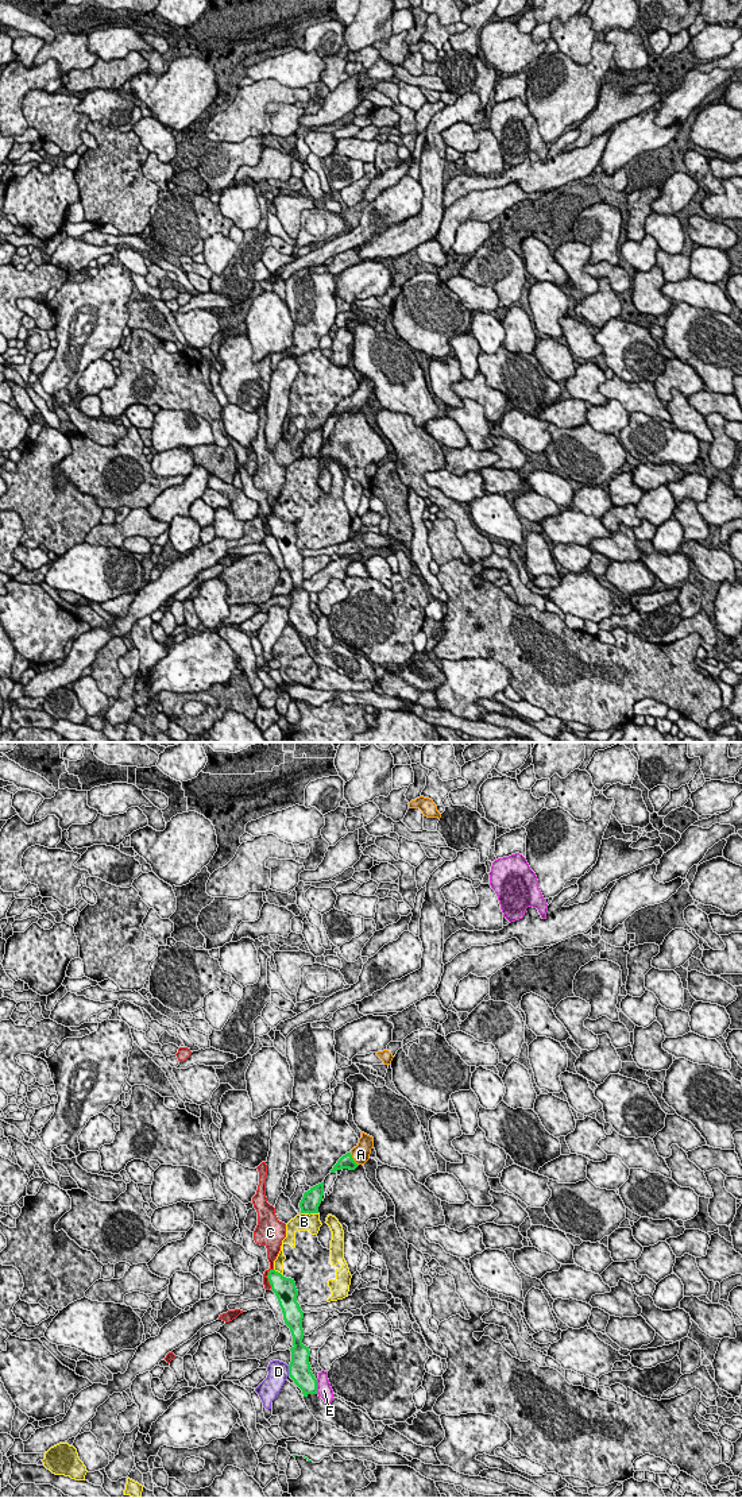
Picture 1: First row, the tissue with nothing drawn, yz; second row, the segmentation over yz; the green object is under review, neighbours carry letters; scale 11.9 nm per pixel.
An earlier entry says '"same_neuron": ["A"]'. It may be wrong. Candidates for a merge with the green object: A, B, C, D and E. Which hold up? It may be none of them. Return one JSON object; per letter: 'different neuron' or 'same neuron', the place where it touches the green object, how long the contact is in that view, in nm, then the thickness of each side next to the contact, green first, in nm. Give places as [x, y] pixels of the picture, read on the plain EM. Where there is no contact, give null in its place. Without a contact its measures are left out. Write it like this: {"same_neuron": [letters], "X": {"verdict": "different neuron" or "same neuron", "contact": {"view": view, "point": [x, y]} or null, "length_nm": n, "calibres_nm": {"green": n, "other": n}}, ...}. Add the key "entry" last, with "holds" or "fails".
{"same_neuron": ["A"], "A": {"verdict": "same neuron", "contact": {"view": "yz", "point": [352, 404]}, "length_nm": 190, "calibres_nm": {"green": 160, "other": 220}}, "B": {"verdict": "different neuron", "contact": {"view": "yz", "point": [309, 458]}, "length_nm": 200, "calibres_nm": {"green": 240, "other": 220}}, "C": {"verdict": "different neuron", "contact": {"view": "yz", "point": [267, 521]}, "length_nm": 240, "calibres_nm": {"green": 260, "other": 120}}, "D": {"verdict": "different neuron", "contact": {"view": "yz", "point": [289, 616]}, "length_nm": 130, "calibres_nm": {"green": 260, "other": 260}}, "E": {"verdict": "different neuron", "contact": {"view": "yz", "point": [316, 630]}, "length_nm": 180, "calibres_nm": {"green": 240, "other": 190}}, "entry": "holds"}

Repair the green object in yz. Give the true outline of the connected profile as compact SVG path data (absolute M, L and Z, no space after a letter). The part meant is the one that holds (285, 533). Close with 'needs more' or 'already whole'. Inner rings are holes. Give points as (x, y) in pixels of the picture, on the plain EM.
M270 514L267 522L278 543L285 568L290 572L293 580L289 621L302 634L304 641L317 638L317 623L310 615L312 610L309 607L310 595L309 591L302 588L305 580L302 574L304 556L297 547L298 534L295 526L275 514Z | already whole

